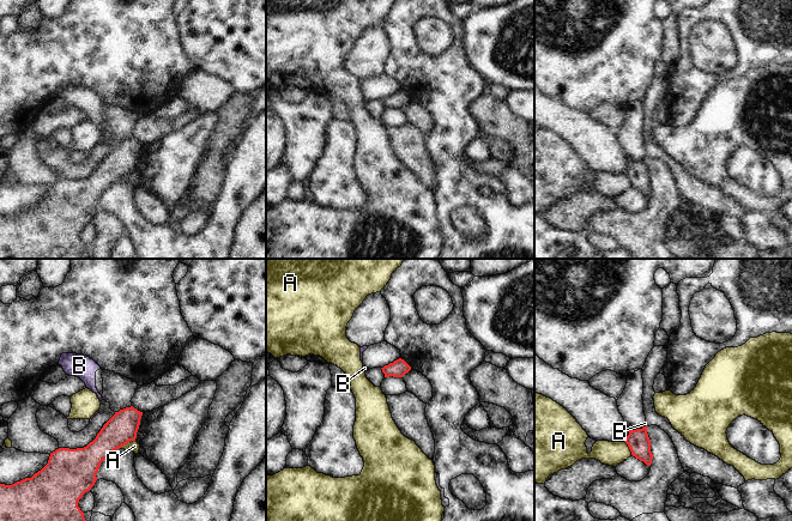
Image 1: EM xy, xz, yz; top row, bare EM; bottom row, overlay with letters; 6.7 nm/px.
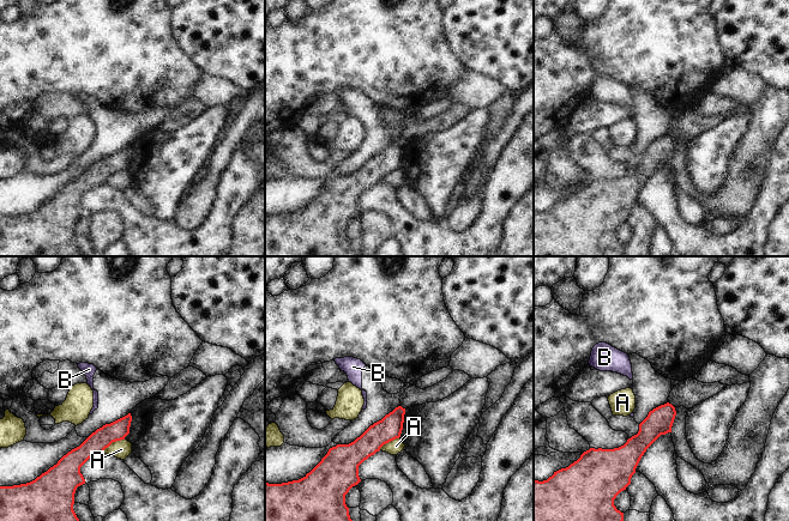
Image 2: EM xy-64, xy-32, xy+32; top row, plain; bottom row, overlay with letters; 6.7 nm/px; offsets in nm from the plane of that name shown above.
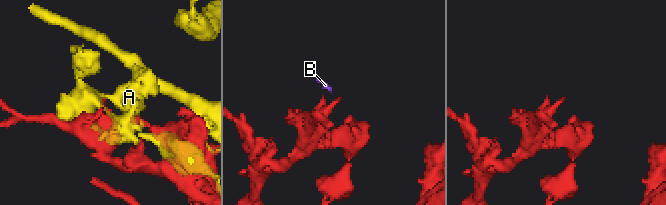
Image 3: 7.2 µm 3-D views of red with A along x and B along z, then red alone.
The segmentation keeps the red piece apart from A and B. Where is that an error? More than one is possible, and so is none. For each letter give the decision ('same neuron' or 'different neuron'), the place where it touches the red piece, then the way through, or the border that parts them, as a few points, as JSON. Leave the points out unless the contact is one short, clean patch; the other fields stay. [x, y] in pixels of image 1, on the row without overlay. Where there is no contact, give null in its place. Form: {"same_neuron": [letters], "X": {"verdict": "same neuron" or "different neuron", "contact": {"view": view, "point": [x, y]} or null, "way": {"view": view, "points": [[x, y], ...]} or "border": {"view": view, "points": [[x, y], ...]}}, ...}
{"same_neuron": [], "A": {"verdict": "different neuron", "contact": {"view": "xy", "point": [127, 174]}}, "B": {"verdict": "different neuron", "contact": {"view": "xy", "point": [103, 157]}, "border": {"view": "xy", "points": [[106, 155], [102, 159]]}}}

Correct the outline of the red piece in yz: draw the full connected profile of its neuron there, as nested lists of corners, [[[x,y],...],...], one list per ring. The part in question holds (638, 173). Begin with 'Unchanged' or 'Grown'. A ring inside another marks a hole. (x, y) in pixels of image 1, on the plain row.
Unchanged. [[[647,157],[642,160],[629,160],[629,166],[624,174],[628,176],[633,188],[643,193],[647,198],[651,198],[653,186],[651,183],[651,171],[647,165]]]

